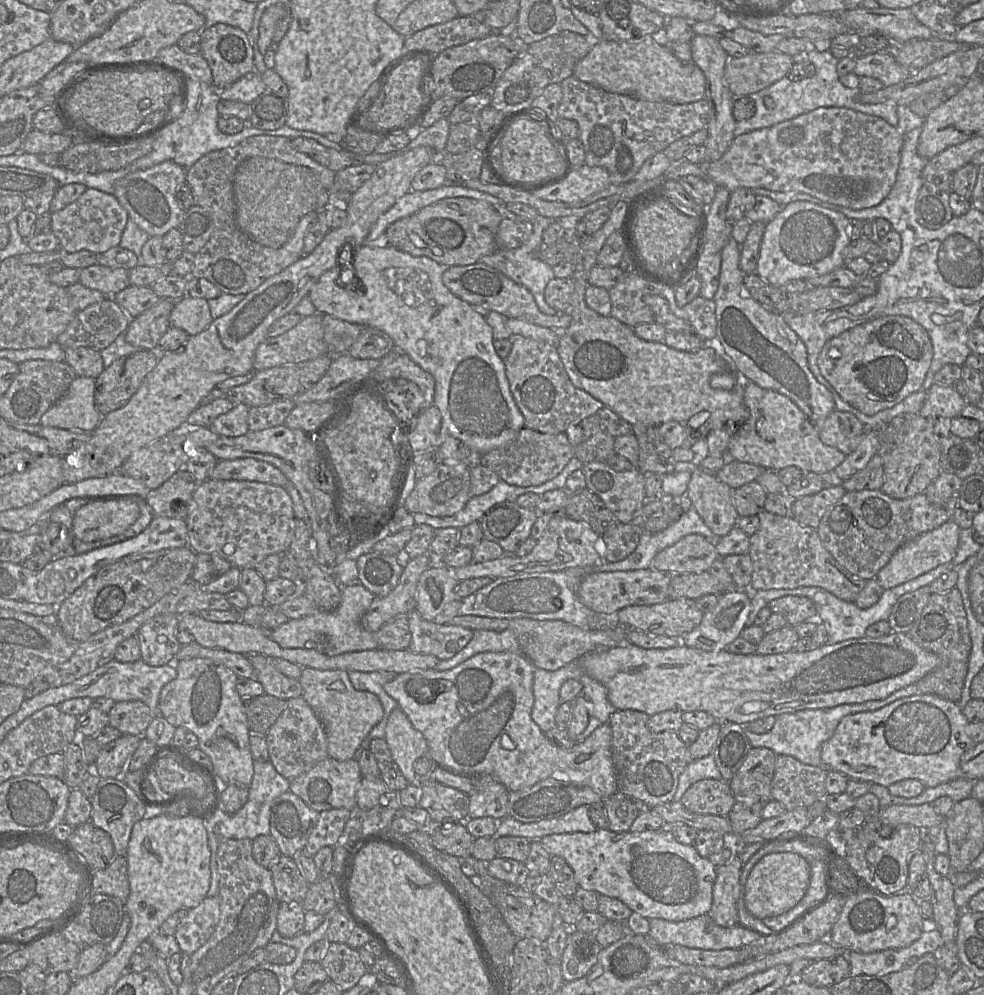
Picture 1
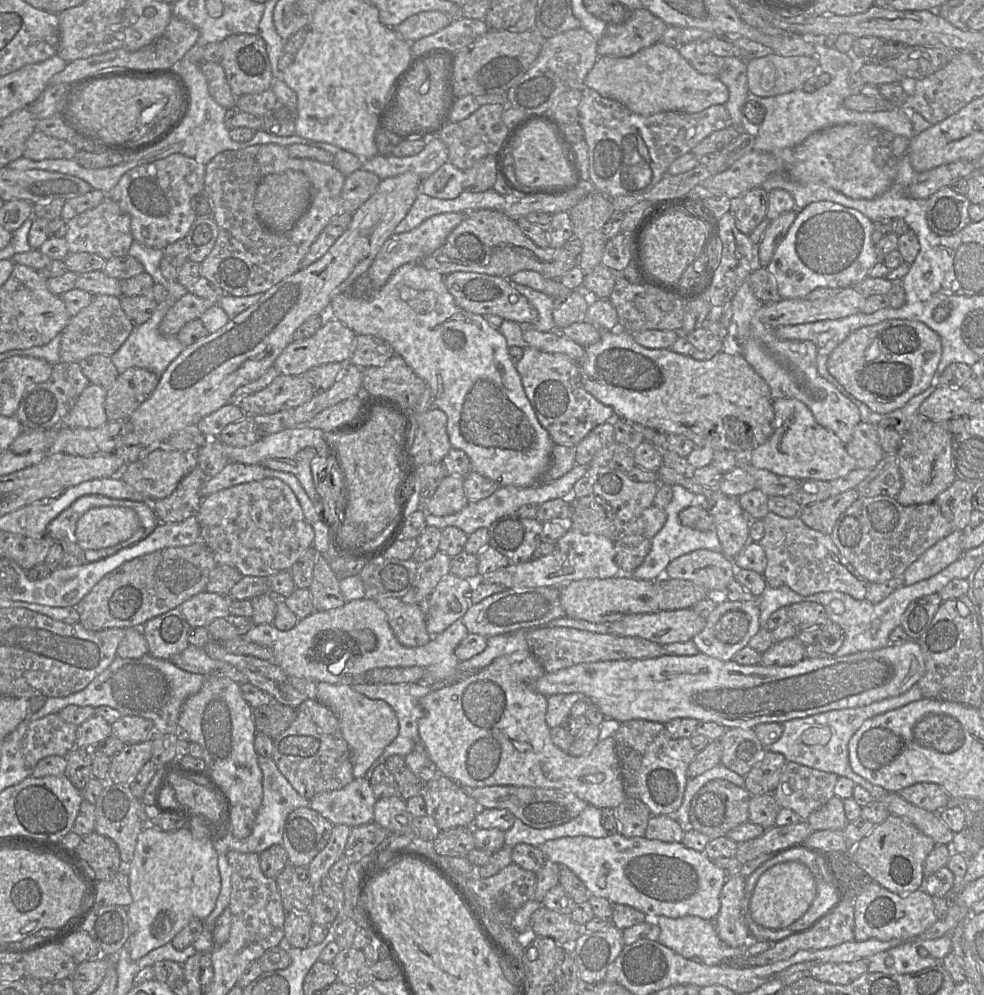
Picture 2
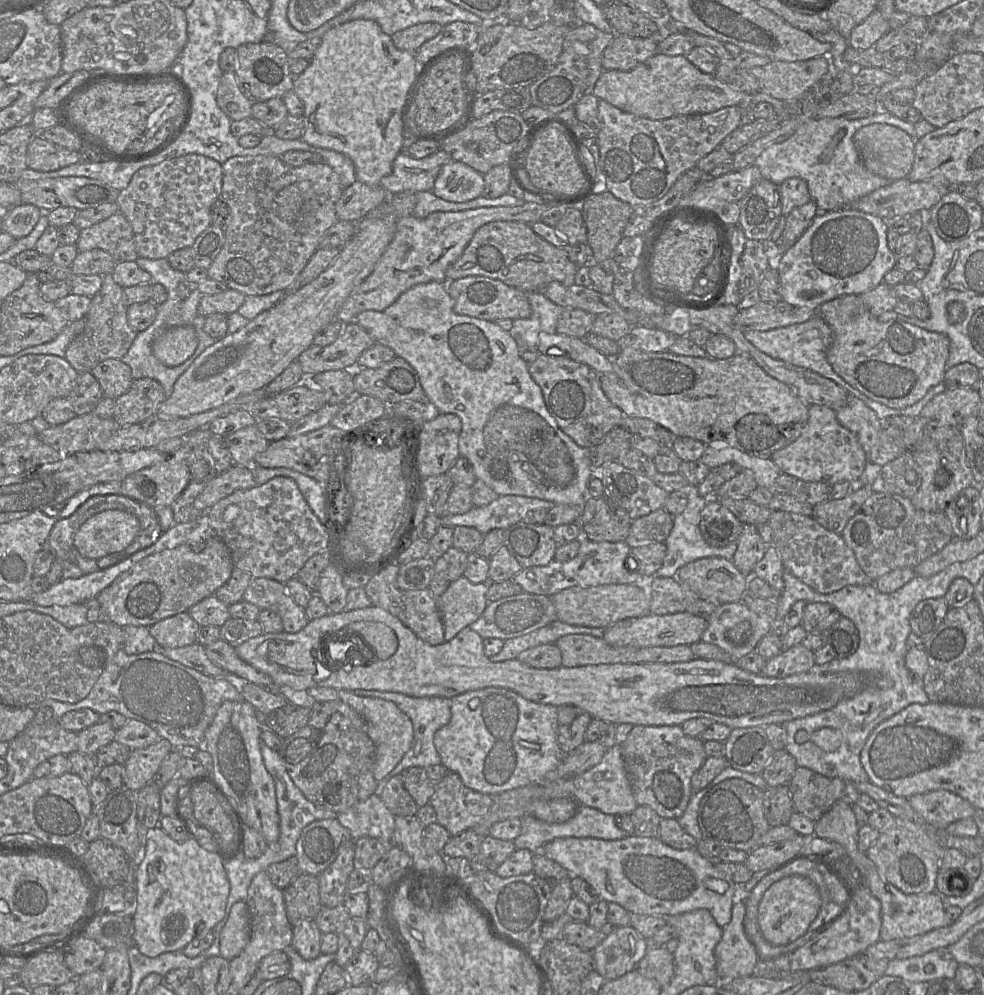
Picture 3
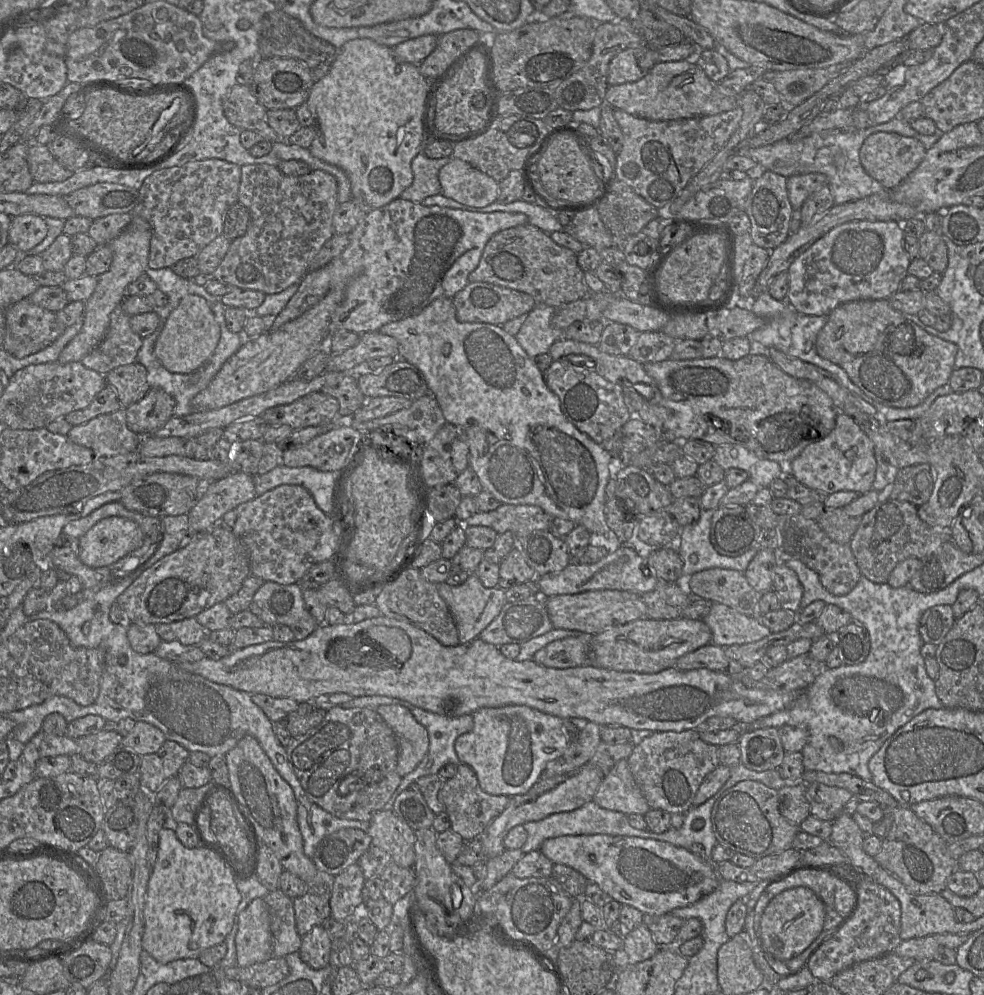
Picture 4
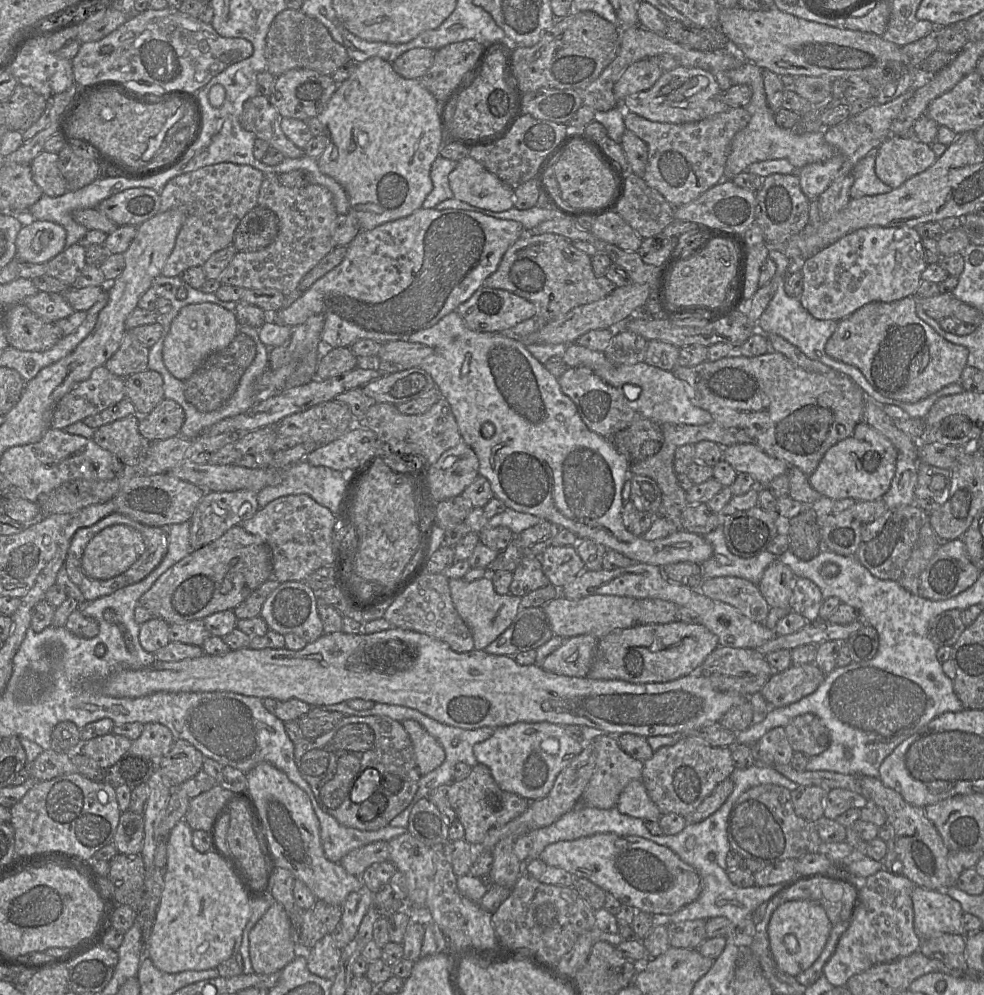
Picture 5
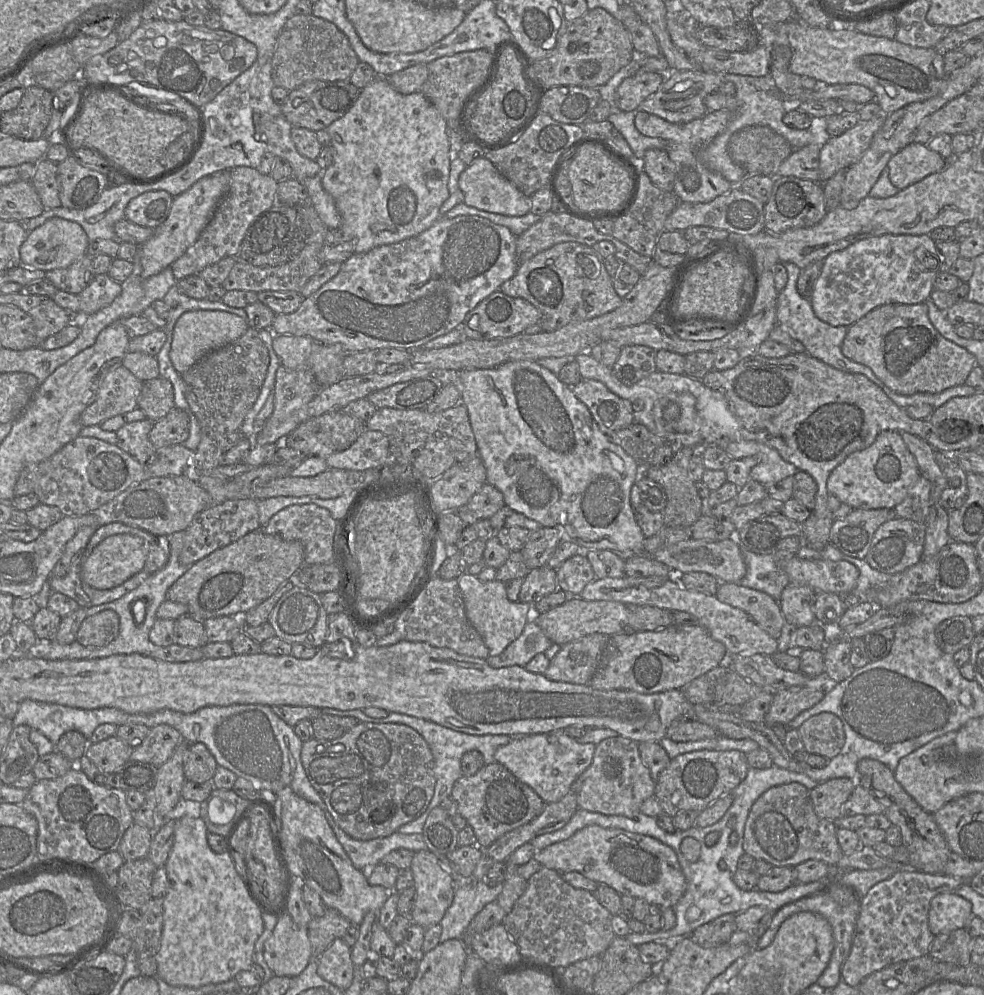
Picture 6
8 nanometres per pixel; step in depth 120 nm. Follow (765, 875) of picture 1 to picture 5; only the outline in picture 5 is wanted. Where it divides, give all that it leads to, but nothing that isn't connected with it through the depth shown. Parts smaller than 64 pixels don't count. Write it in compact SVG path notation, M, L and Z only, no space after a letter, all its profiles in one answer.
M793 900L781 904L768 923L769 950L778 968L796 977L819 958L832 926L823 907L808 900Z

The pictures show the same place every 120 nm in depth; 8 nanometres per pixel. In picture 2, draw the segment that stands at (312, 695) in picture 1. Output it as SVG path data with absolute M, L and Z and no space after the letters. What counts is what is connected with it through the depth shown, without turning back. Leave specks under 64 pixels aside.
M317 682L316 700L327 706L339 719L342 735L351 749L354 778L367 778L368 771L399 734L399 721L395 711L385 701L367 697L346 684Z

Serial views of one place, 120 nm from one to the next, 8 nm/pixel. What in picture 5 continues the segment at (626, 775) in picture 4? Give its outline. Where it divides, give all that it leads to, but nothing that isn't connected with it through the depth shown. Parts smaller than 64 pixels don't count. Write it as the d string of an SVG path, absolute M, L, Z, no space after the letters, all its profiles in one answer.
M633 780L623 789L615 808L623 814L640 819L658 820L661 816L641 780Z

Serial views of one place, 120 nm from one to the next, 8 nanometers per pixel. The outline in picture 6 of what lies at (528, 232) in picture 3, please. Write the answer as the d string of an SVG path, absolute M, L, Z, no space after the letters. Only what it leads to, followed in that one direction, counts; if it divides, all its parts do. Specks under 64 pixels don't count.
M577 242L558 243L519 264L514 276L506 280L499 291L524 298L538 308L541 318L537 323L544 331L601 316L622 303L605 268L604 257L593 246Z

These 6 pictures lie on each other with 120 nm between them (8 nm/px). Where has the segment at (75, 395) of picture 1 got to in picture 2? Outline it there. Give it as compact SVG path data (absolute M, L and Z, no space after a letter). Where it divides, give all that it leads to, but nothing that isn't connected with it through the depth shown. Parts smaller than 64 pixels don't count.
M90 383L63 417L60 427L94 429L103 426L108 421L105 399L106 389Z

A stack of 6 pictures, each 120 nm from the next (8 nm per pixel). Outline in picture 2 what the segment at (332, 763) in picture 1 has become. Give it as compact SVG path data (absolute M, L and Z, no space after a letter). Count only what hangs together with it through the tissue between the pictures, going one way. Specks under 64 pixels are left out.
M366 777L354 778L345 787L316 795L309 807L332 824L351 828L374 821L377 798Z

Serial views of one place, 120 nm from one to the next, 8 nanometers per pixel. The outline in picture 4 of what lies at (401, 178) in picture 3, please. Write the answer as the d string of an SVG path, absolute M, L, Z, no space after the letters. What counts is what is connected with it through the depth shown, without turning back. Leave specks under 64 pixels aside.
M420 152L411 162L413 182L401 193L400 198L421 203L428 196L441 194L438 174L452 159L452 156L428 158Z

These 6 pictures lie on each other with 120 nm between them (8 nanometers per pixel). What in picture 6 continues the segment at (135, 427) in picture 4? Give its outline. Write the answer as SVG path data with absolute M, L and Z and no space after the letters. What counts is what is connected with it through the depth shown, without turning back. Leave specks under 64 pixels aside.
M174 407L165 417L153 422L149 439L154 447L159 450L174 445L183 445L189 435L189 416L185 411Z

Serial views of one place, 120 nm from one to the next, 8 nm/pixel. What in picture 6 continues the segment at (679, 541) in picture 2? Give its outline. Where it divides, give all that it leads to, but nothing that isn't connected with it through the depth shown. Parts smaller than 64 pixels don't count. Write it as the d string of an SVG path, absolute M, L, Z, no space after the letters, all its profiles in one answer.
M742 549L746 574L740 585L758 590L771 596L777 602L788 584L788 575L778 567L773 555L757 555Z

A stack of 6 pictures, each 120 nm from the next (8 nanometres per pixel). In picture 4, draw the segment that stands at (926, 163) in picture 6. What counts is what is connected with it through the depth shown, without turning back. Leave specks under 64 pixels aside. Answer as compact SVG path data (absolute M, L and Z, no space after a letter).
M880 131L870 134L859 150L859 158L864 170L878 180L885 189L900 185L923 161L927 149L913 137L898 133Z

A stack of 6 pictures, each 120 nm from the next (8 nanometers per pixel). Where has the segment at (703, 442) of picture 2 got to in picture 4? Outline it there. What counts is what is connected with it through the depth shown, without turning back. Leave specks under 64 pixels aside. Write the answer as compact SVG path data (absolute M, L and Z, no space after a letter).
M748 354L738 360L730 360L722 356L711 358L697 358L688 360L667 359L661 362L648 362L643 364L646 373L654 379L661 392L659 403L650 403L637 393L630 384L622 386L622 394L631 412L631 417L636 416L642 421L652 425L659 433L659 441L683 442L685 440L700 439L710 442L714 446L722 444L737 444L753 451L758 457L777 461L780 464L789 464L810 444L826 437L836 425L839 413L832 399L815 384L808 380L797 379L783 372L775 365L766 354Z

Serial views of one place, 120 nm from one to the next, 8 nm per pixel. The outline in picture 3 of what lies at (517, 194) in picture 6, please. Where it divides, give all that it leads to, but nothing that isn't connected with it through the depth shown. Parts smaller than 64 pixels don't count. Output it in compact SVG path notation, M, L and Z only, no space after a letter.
M451 159L438 173L432 193L447 201L467 202L482 196L483 190L483 174Z

